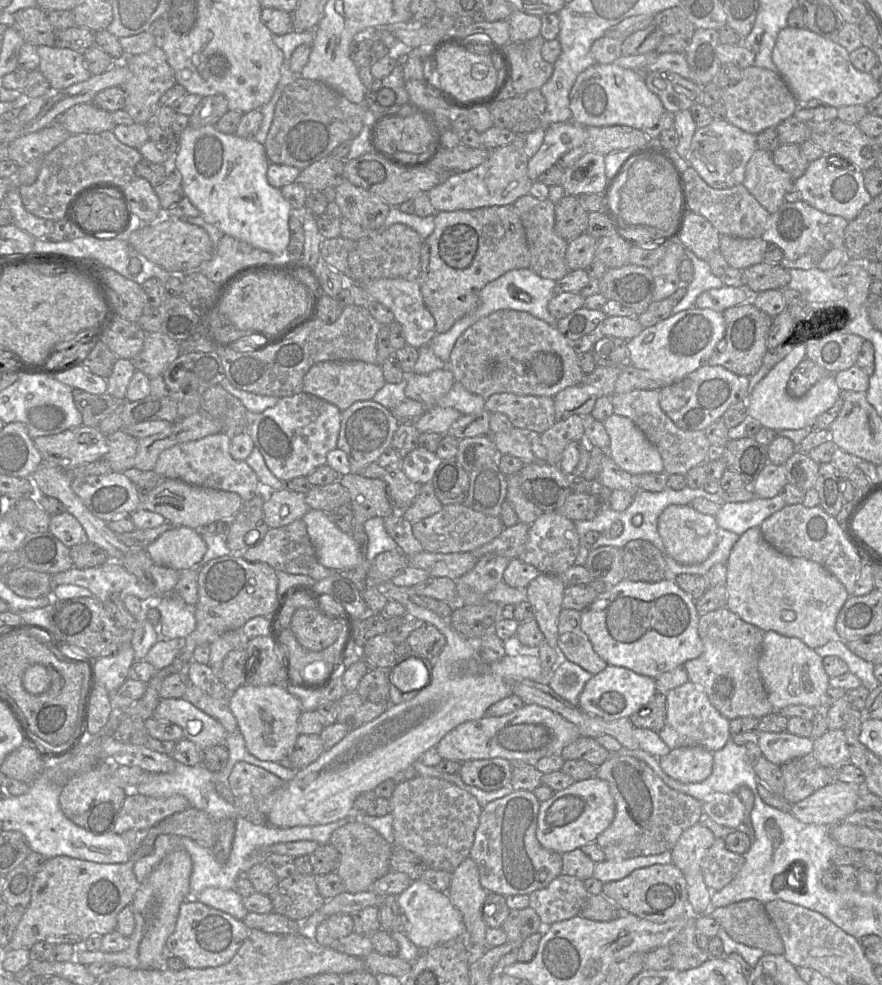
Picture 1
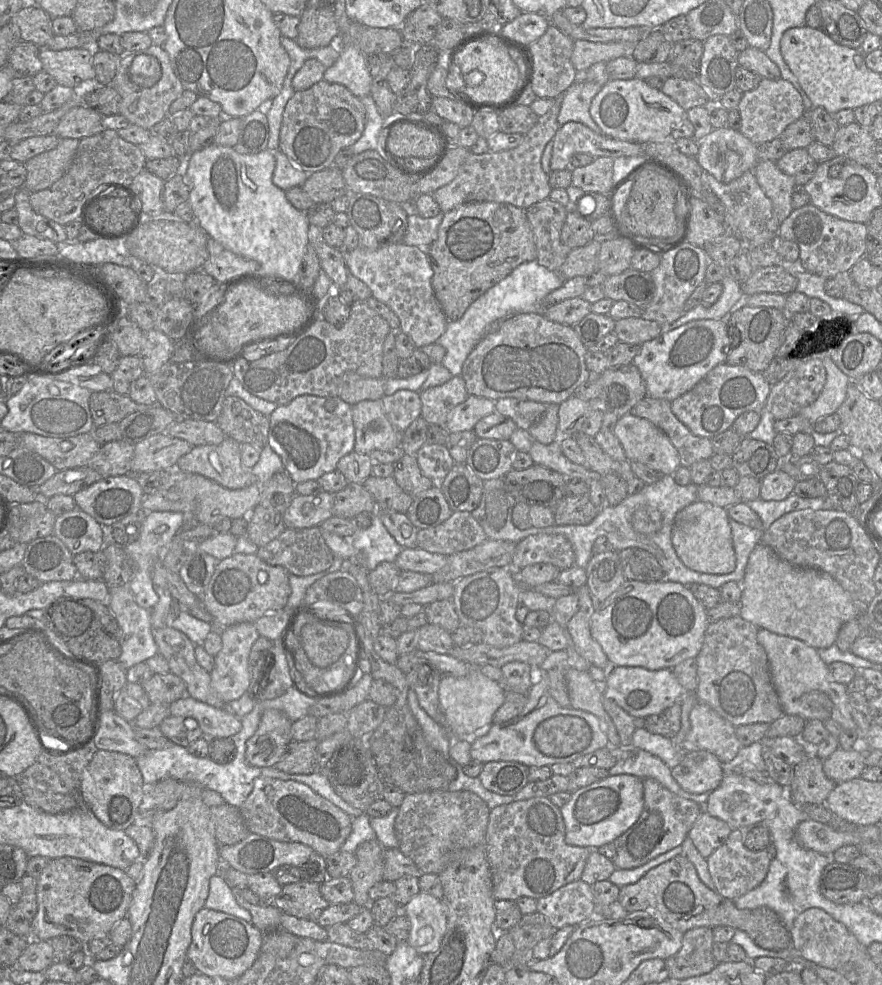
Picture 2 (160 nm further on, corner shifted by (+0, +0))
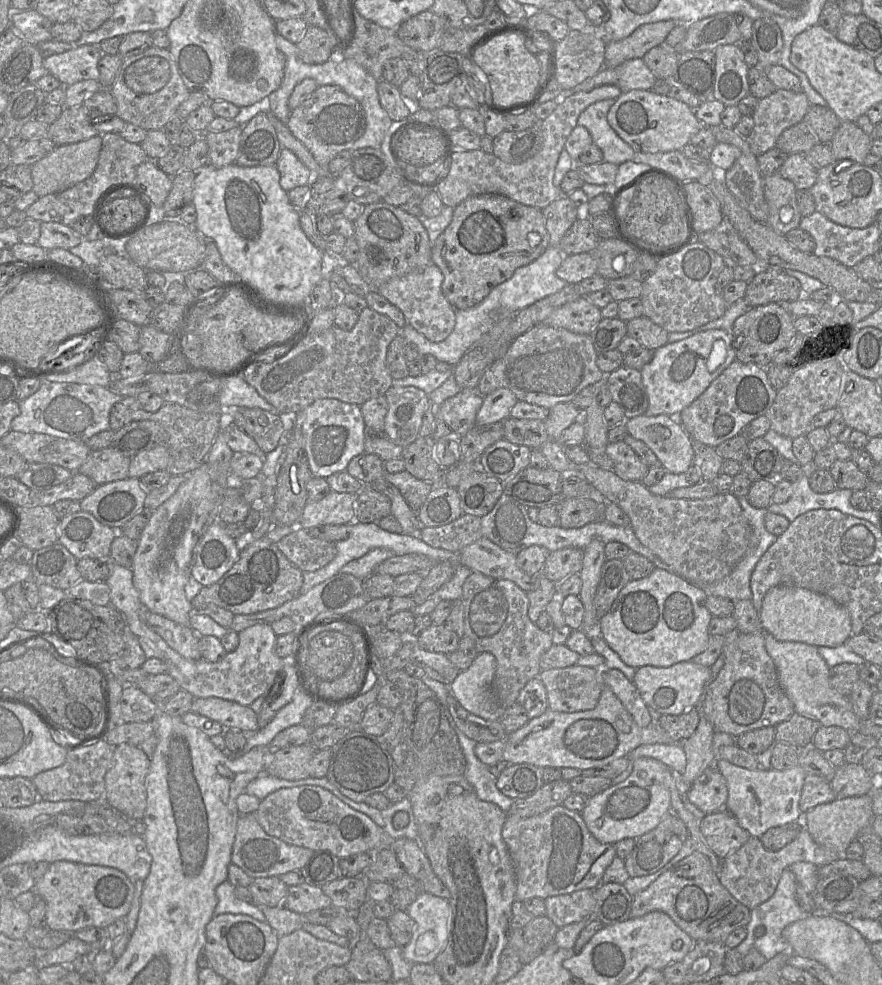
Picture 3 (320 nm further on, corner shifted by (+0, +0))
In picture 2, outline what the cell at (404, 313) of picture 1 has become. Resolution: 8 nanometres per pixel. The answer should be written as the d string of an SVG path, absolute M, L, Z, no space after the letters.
M403 243L390 244L377 250L357 247L344 252L349 274L364 282L372 297L387 305L398 317L400 331L411 338L416 348L435 343L446 330L446 318L432 287L433 269L423 248Z

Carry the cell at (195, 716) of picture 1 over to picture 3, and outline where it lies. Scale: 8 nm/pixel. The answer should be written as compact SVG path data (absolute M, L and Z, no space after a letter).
M194 698L190 711L219 722L224 729L243 732L256 732L259 729L258 715L250 706L222 698Z

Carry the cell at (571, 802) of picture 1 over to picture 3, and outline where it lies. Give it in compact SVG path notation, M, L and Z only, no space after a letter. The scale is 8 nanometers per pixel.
M637 758L630 776L619 784L588 799L580 812L588 830L601 843L615 844L625 838L638 838L654 829L671 811L668 785L672 770L654 758Z

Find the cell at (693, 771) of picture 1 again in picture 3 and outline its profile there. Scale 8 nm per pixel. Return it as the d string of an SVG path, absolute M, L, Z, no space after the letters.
M713 766L690 785L686 795L703 814L710 814L725 809L727 783L721 772Z

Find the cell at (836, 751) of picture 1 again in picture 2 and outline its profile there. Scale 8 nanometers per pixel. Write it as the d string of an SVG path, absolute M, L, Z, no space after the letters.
M840 747L822 761L825 775L835 784L860 778L866 767L863 747L843 750Z

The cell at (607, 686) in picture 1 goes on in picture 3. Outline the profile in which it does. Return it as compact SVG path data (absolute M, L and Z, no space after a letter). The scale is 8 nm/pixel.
M685 661L670 667L643 666L636 669L632 682L649 709L661 715L679 715L696 707L710 681L710 668Z

